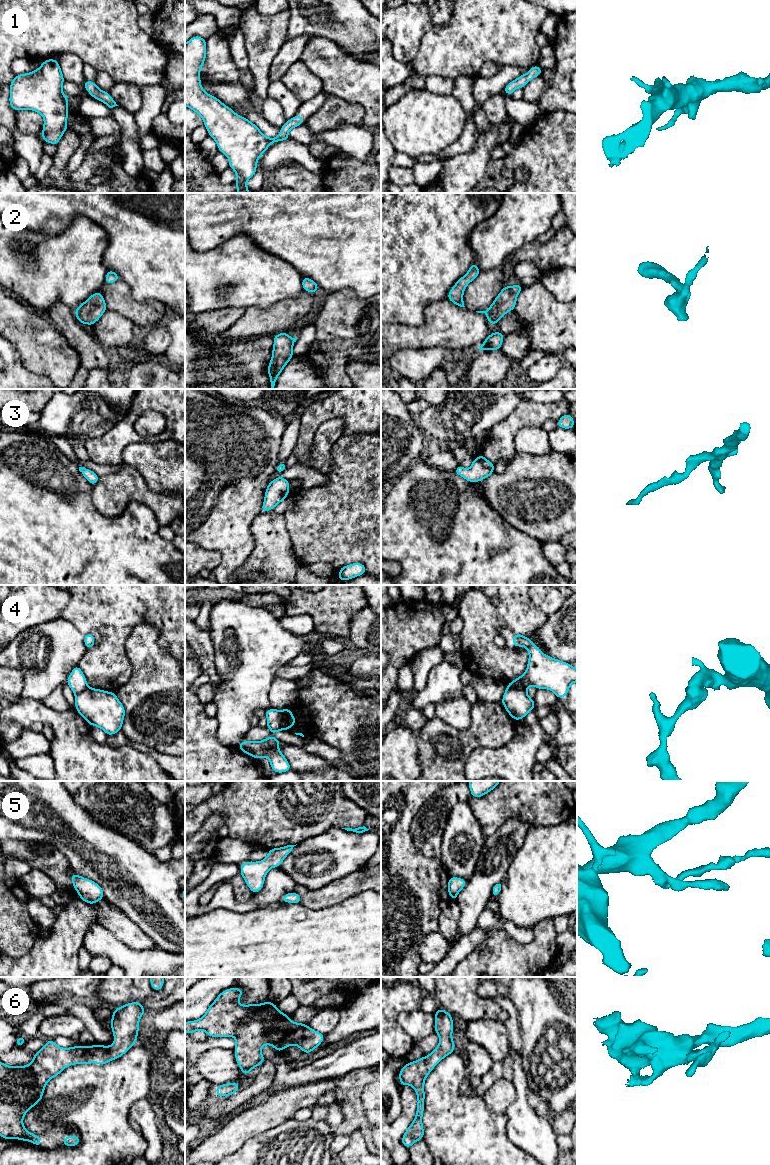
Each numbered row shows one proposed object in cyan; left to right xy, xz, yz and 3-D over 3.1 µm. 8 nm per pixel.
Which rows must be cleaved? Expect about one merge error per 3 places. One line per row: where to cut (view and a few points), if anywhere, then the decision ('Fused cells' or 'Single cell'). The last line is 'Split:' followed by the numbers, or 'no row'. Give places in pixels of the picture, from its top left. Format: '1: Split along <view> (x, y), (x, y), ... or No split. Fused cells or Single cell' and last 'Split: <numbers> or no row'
1: No split. Single cell
2: No split. Single cell
3: No split. Single cell
4: Split along xz (278, 711), (282, 729). Fused cells
5: No split. Single cell
6: No split. Single cell
Split: 4

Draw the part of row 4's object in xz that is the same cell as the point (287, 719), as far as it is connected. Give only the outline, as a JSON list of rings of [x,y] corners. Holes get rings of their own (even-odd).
[[[290,708],[279,711],[280,723],[282,730],[288,730],[296,724],[294,715]]]

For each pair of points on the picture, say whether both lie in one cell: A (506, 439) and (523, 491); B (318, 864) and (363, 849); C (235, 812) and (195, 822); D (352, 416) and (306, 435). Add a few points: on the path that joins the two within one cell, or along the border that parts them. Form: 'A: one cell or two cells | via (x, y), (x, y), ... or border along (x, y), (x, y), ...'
A: two cells | border along (518, 452), (508, 464)
B: one cell | via (329, 856), (352, 851)
C: one cell | via (225, 807), (209, 807), (204, 812)
D: one cell | via (340, 412), (323, 414), (314, 423)

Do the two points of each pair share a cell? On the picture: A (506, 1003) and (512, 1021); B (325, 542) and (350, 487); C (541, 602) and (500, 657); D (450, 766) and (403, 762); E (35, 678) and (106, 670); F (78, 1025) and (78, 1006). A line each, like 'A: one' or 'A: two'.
A: one
B: one
C: two
D: two
E: two
F: two

